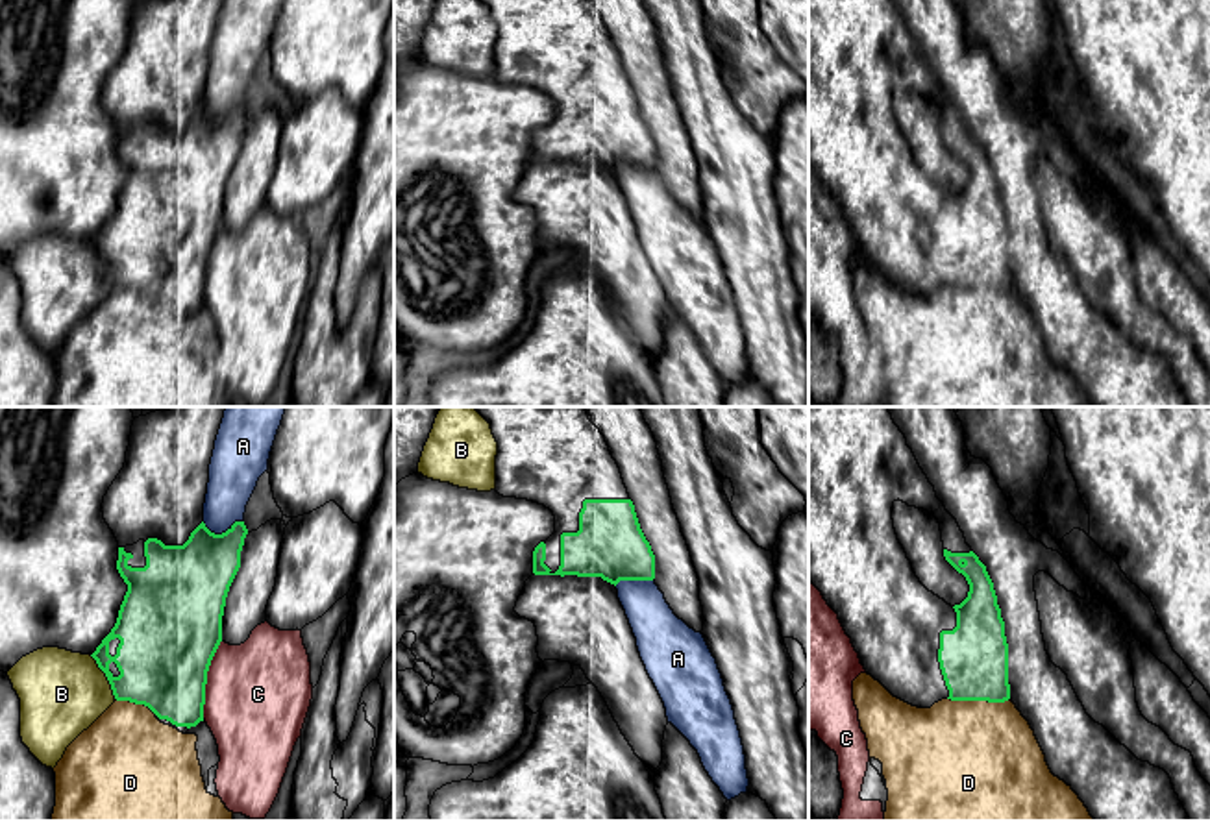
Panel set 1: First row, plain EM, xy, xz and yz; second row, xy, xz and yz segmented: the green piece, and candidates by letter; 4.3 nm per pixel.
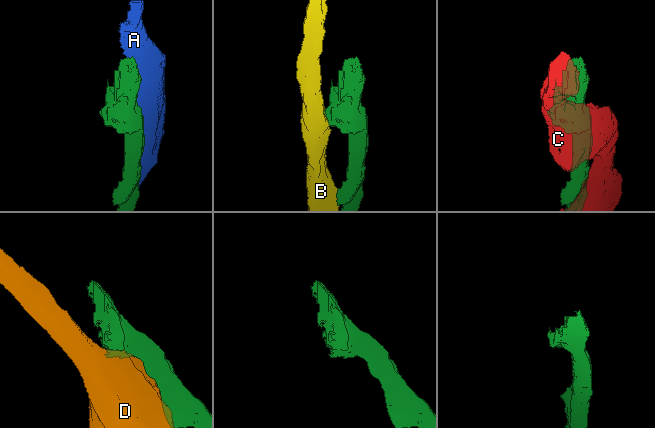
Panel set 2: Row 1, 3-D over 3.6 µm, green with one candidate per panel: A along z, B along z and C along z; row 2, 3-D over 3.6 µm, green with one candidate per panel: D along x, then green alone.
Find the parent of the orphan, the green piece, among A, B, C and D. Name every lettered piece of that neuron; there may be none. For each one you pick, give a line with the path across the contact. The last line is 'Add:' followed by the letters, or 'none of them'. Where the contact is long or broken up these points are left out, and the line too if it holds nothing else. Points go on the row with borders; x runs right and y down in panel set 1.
Add: none of them

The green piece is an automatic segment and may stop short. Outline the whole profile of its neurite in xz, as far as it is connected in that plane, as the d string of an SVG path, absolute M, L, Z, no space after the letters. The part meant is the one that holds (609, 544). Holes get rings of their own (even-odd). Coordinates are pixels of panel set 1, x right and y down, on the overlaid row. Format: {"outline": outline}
{"outline": "M474 407L492 429L498 442L496 492L503 497L527 499L549 509L555 533L533 551L535 575L601 577L611 584L620 581L653 581L655 555L646 540L635 505L629 499L620 468L605 436L588 420L583 407Z"}

